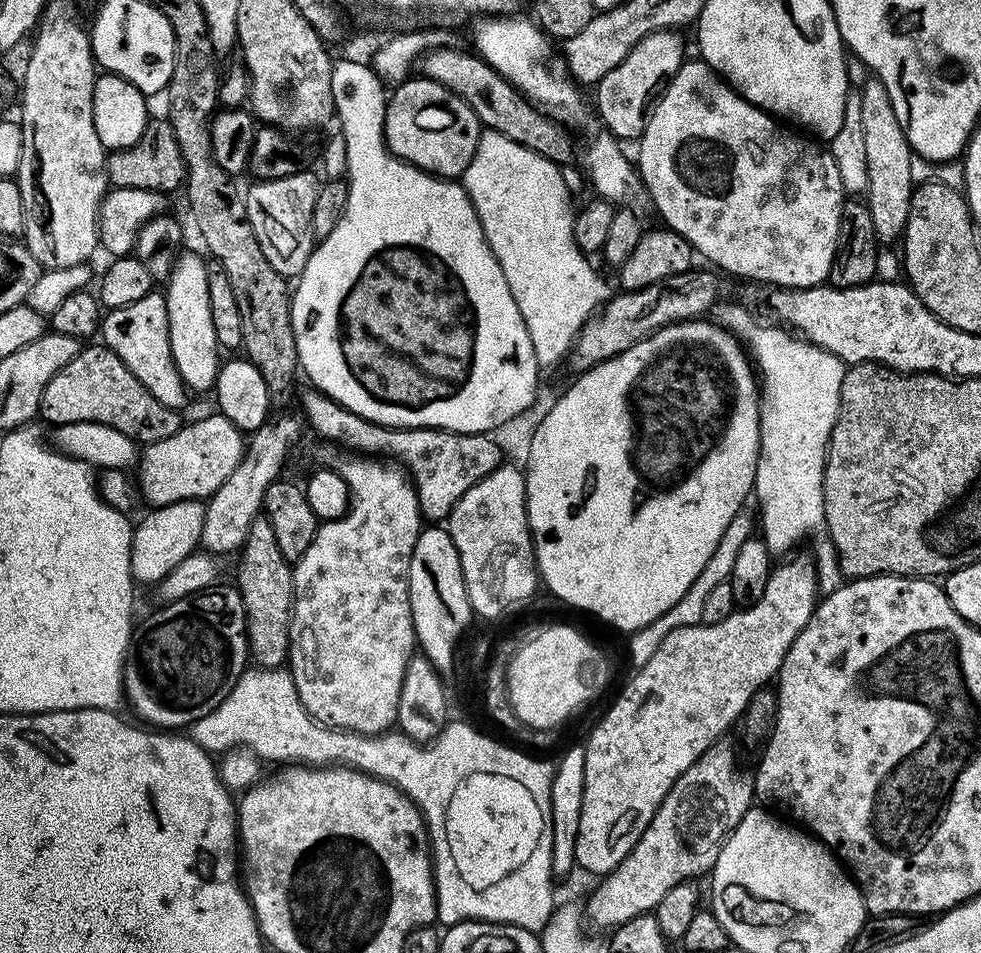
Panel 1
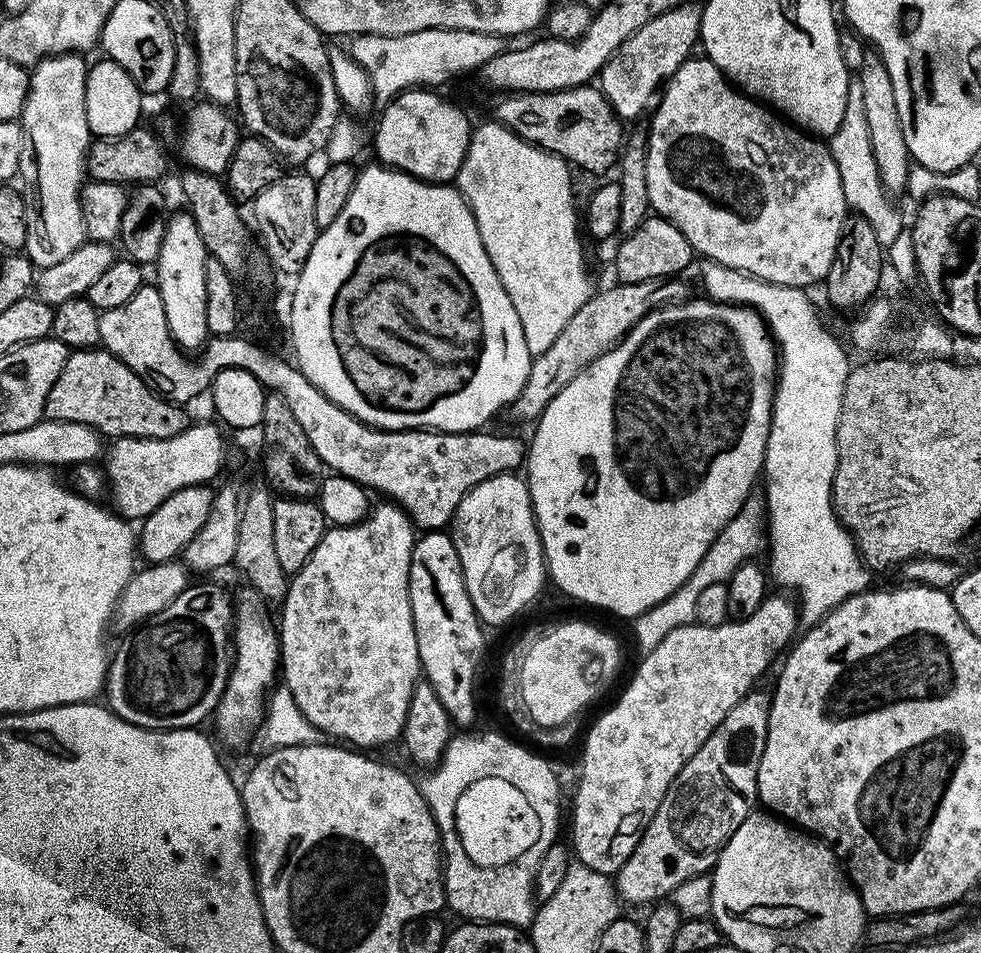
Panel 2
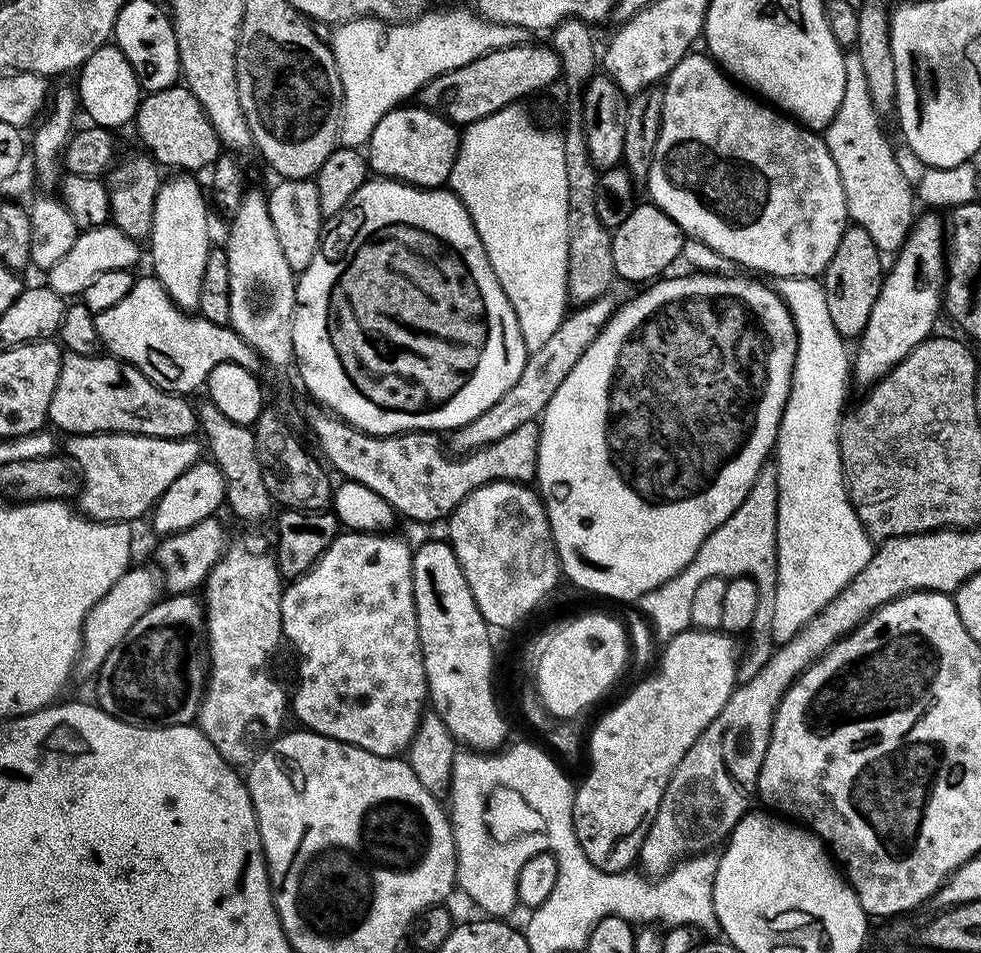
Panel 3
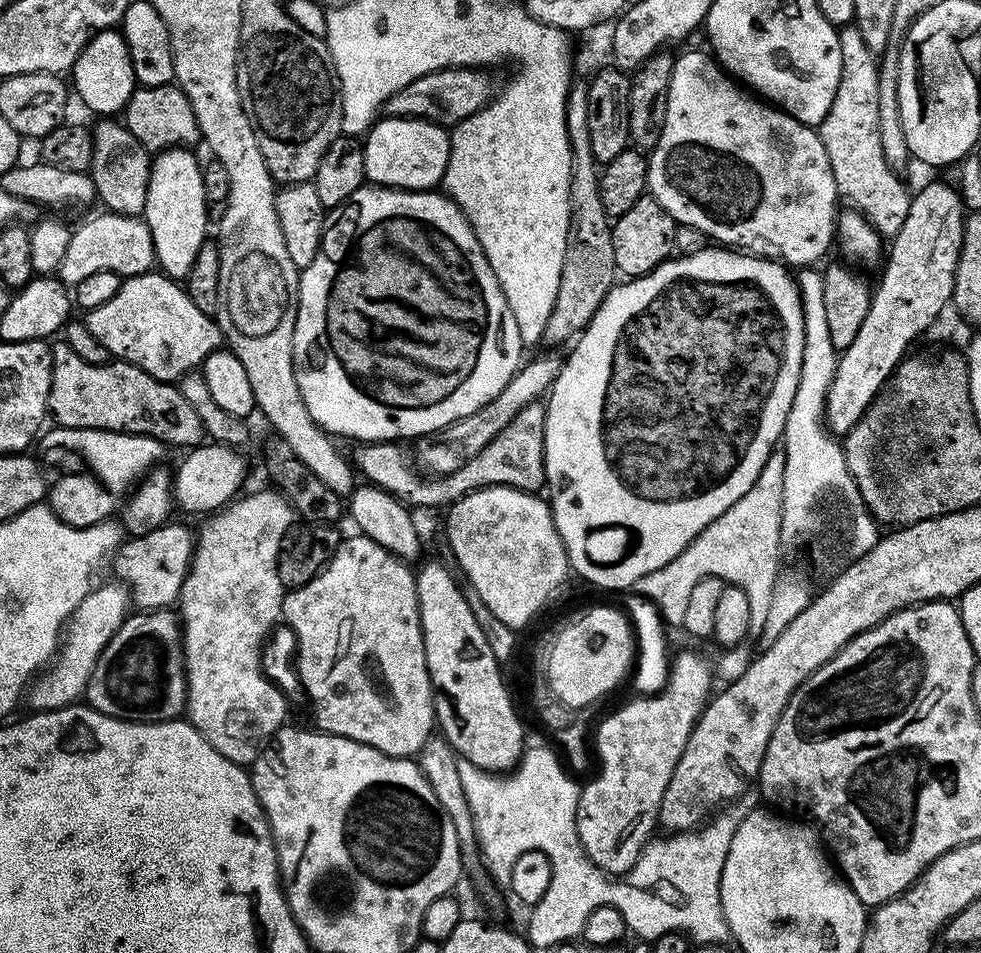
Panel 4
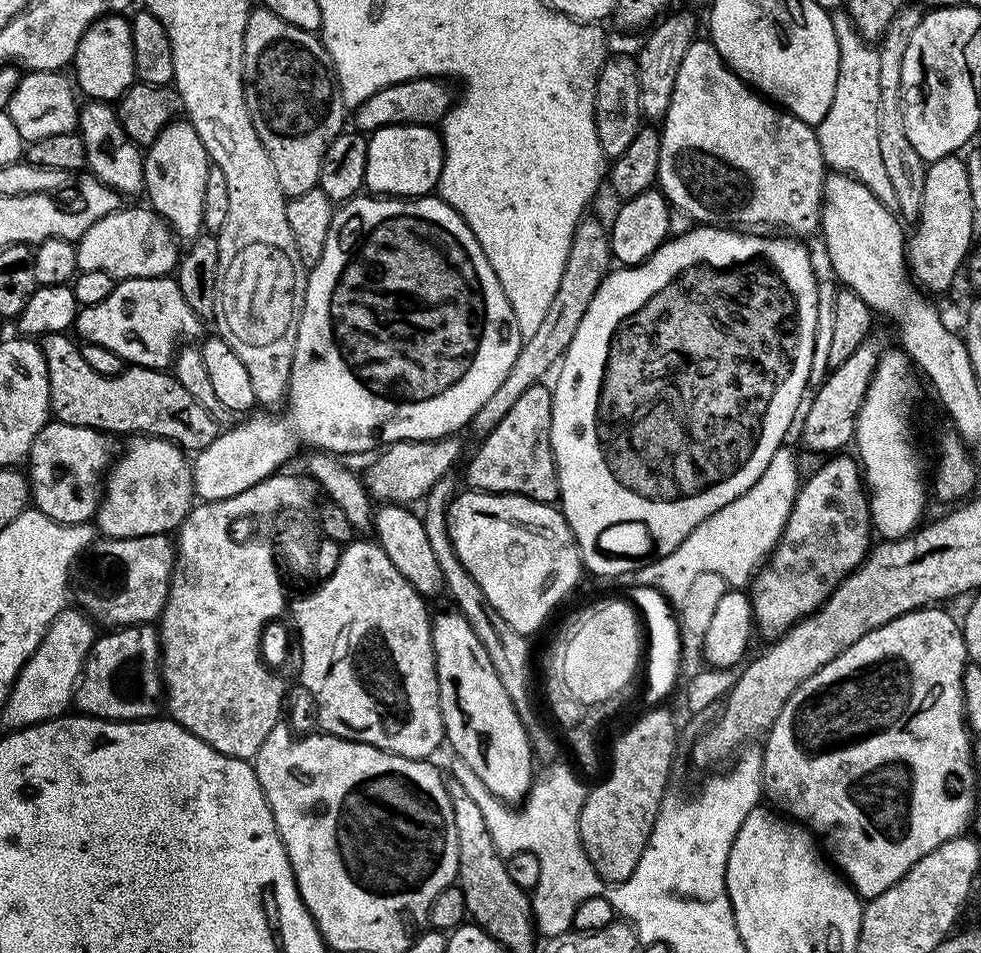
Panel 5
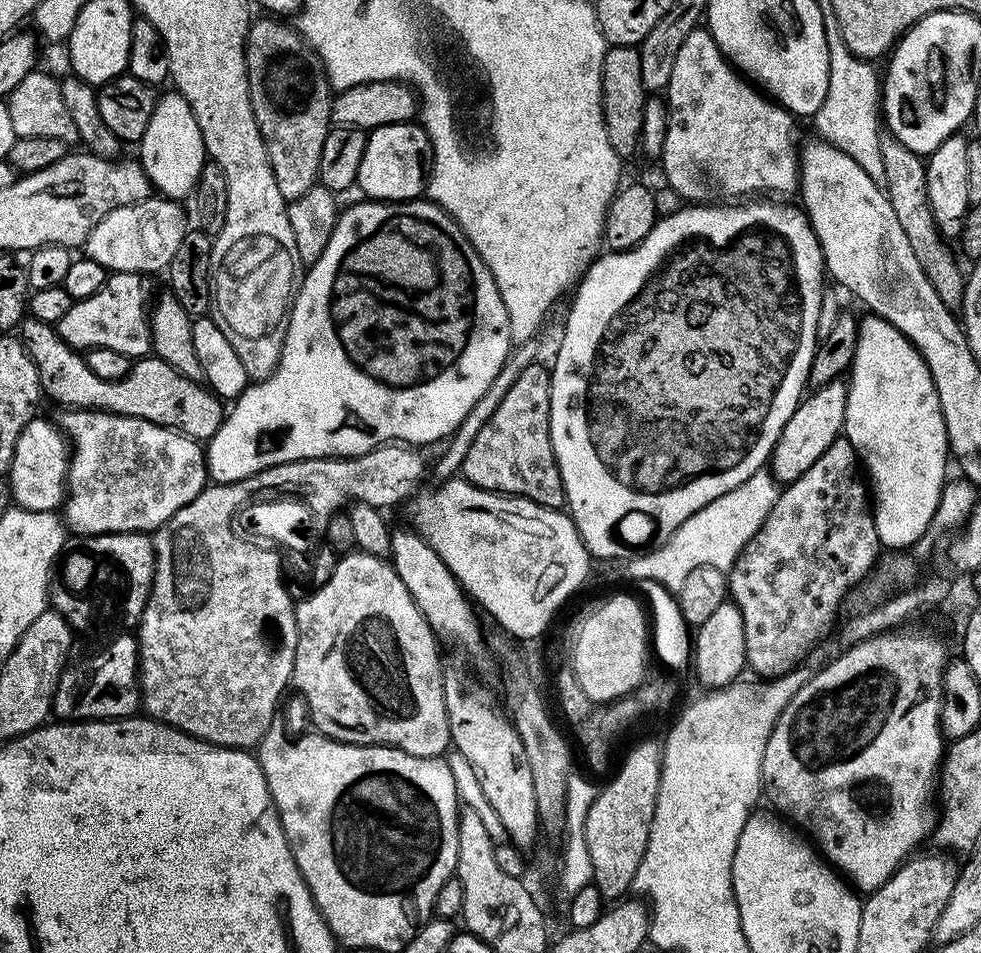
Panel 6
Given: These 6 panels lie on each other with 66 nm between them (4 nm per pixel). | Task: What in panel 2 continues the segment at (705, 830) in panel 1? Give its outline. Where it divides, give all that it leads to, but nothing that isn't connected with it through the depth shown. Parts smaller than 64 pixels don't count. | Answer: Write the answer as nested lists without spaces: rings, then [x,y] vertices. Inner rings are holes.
[[[753,690],[744,696],[726,718],[698,746],[698,754],[690,758],[678,770],[678,778],[670,782],[670,790],[666,790],[666,798],[662,798],[662,806],[654,810],[654,818],[646,826],[638,846],[626,858],[620,871],[615,873],[614,883],[621,901],[632,904],[648,904],[663,901],[675,893],[682,882],[701,874],[708,874],[716,867],[716,862],[724,845],[731,838],[732,832],[738,830],[743,820],[752,814],[757,807],[756,783],[758,782],[758,762],[762,762],[762,750],[766,746],[768,733],[768,705],[770,696],[767,691]]]

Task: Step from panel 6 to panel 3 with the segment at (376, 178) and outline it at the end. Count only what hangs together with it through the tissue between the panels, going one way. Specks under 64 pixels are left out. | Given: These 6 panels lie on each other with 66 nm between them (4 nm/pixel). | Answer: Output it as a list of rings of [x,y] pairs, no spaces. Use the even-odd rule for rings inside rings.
[[[397,106],[374,126],[366,145],[367,165],[377,177],[398,180],[418,188],[435,188],[447,185],[450,170],[460,149],[460,132],[445,116],[429,108]]]

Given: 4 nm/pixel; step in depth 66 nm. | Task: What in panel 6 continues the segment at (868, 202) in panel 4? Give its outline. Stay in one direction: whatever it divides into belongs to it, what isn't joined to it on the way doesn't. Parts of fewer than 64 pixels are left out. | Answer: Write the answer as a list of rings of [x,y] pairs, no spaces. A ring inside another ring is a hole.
[[[828,3],[821,5],[823,10],[823,28],[826,30],[827,52],[830,54],[830,73],[827,82],[826,98],[818,109],[812,123],[815,124],[819,137],[836,149],[849,154],[850,158],[866,170],[870,178],[883,183],[884,162],[880,152],[880,107],[882,104],[882,82],[879,73],[867,60],[859,60],[845,45],[838,20]]]

